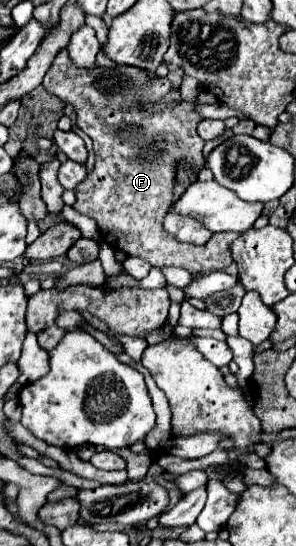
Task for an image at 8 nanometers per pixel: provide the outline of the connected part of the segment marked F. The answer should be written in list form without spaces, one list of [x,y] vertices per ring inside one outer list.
[[[62,48],[42,82],[50,94],[56,94],[62,102],[76,108],[78,128],[94,142],[96,166],[74,190],[74,210],[96,220],[102,238],[114,250],[144,258],[154,268],[180,266],[190,274],[208,274],[212,270],[228,268],[232,264],[230,244],[240,234],[220,232],[214,234],[204,246],[196,246],[180,244],[168,236],[162,226],[176,184],[176,164],[180,160],[188,160],[196,166],[196,172],[204,168],[204,144],[196,134],[202,116],[196,112],[194,104],[180,102],[162,112],[146,112],[138,108],[138,104],[162,100],[172,90],[168,78],[156,80],[142,68],[120,70],[116,82],[112,80],[96,86],[96,80],[104,82],[102,74],[94,74],[94,70],[88,68],[76,68],[68,56],[68,50]]]

